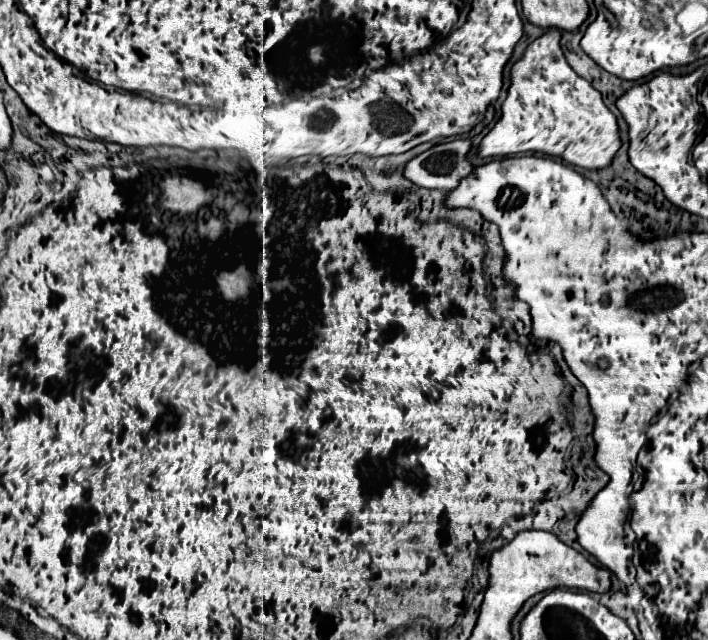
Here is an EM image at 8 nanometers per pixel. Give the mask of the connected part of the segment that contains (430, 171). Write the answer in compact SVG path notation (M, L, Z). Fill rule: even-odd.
M450 140L432 146L430 150L418 154L406 164L404 176L416 186L452 192L462 178L474 172L468 152L472 148L470 140Z

